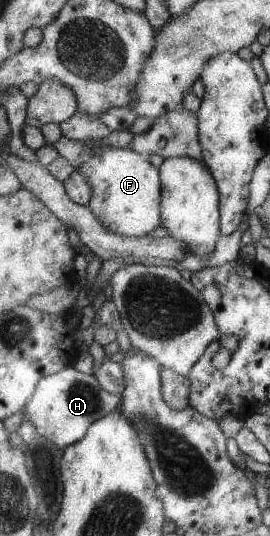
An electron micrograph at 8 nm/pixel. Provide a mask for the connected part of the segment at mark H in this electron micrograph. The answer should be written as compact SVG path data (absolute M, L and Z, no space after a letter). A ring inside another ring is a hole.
M71 365L45 376L23 410L35 426L35 435L46 437L65 450L81 441L91 425L117 410L121 403L122 396L107 391L95 374L82 373Z

